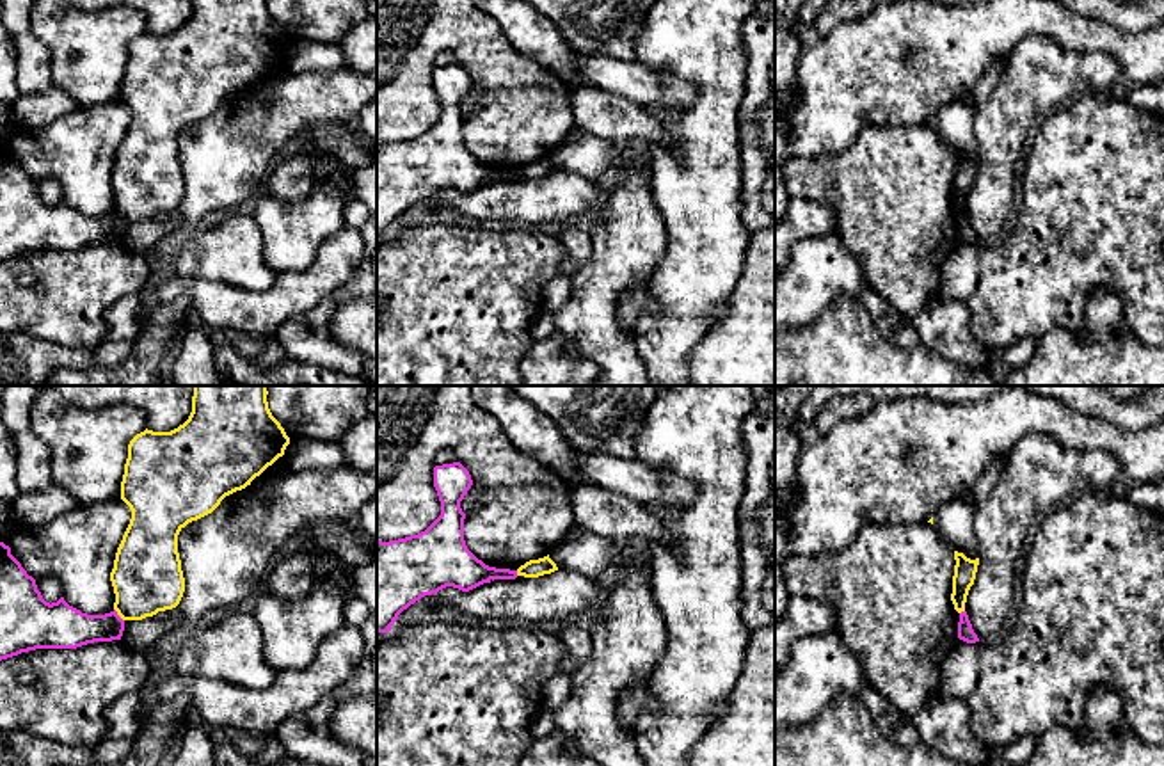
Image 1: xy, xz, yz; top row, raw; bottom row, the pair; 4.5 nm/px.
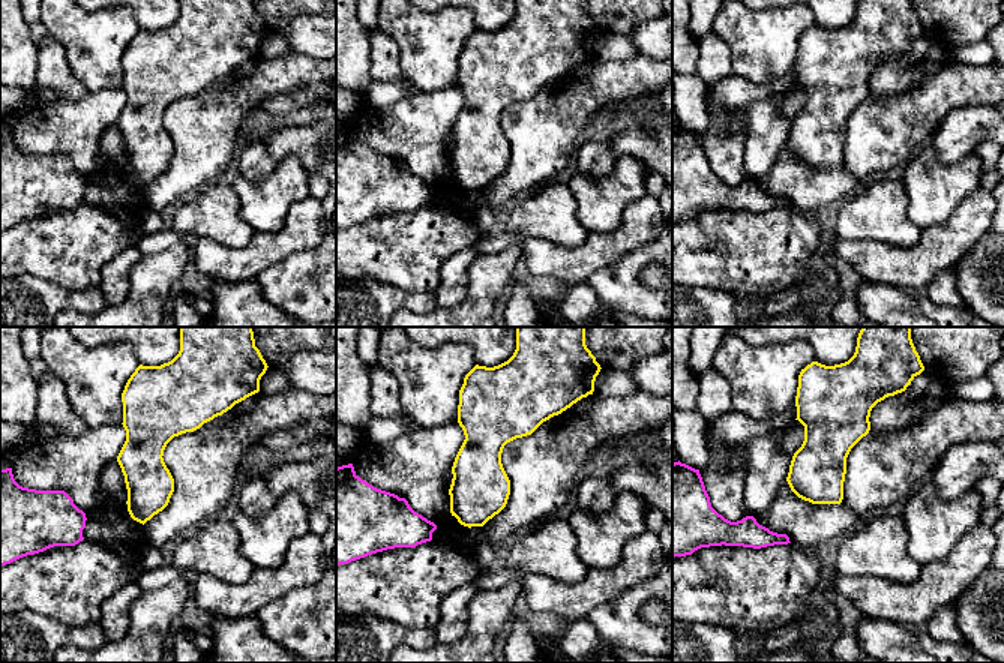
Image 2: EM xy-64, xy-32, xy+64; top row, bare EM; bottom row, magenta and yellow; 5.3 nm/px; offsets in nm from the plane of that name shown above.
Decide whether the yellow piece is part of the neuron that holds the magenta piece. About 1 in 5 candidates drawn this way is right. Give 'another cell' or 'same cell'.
another cell

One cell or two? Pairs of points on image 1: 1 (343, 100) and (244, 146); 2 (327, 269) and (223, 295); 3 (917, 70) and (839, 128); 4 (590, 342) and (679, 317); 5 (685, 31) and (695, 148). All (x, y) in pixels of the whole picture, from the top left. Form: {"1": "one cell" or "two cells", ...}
{"1": "one cell", "2": "one cell", "3": "one cell", "4": "two cells", "5": "one cell"}

